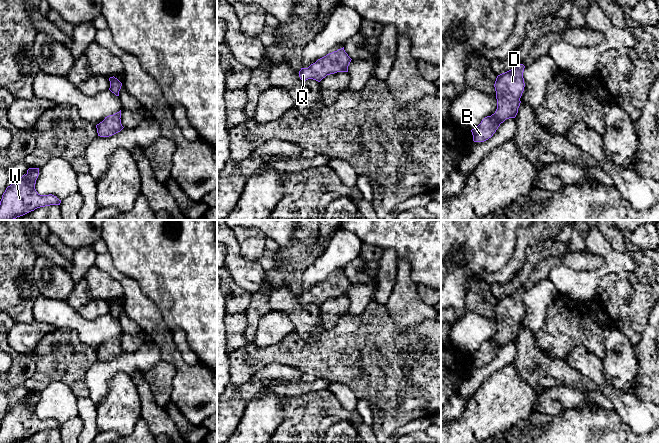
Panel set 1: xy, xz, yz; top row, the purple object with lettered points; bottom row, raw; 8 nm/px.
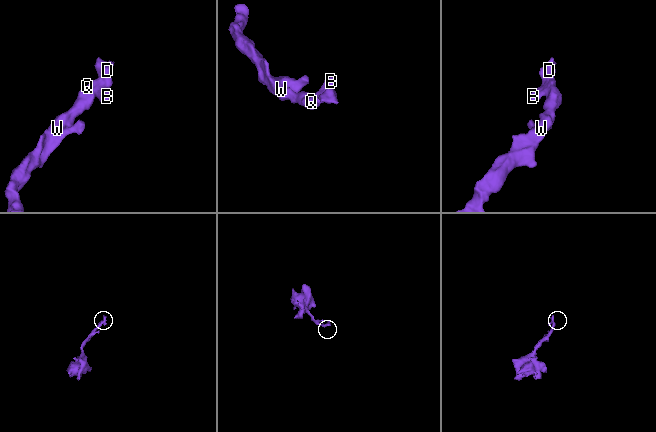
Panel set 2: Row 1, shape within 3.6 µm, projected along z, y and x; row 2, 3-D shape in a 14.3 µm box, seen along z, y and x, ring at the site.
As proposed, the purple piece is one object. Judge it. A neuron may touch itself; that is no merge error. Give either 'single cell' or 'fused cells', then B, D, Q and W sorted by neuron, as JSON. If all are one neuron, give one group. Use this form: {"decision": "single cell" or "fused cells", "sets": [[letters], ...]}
{"decision": "single cell", "sets": [["B", "D", "Q", "W"]]}

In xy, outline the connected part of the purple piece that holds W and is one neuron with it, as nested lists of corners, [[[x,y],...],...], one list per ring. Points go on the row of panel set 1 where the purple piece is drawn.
[[[29,168],[26,175],[24,174],[6,188],[0,201],[0,220],[14,220],[17,217],[23,216],[40,207],[60,205],[61,200],[59,200],[56,196],[52,194],[40,195],[36,191],[35,184],[38,175],[39,168]]]

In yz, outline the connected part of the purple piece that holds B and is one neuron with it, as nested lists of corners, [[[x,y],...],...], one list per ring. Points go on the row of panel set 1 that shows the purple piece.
[[[520,64],[497,76],[494,84],[497,109],[494,114],[485,117],[477,127],[471,130],[474,142],[488,140],[501,123],[506,119],[516,117],[525,87],[524,68],[525,66]]]

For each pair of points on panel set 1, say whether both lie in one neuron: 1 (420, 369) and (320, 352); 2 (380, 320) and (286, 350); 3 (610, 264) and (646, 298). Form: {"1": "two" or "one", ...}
{"1": "one", "2": "one", "3": "two"}

